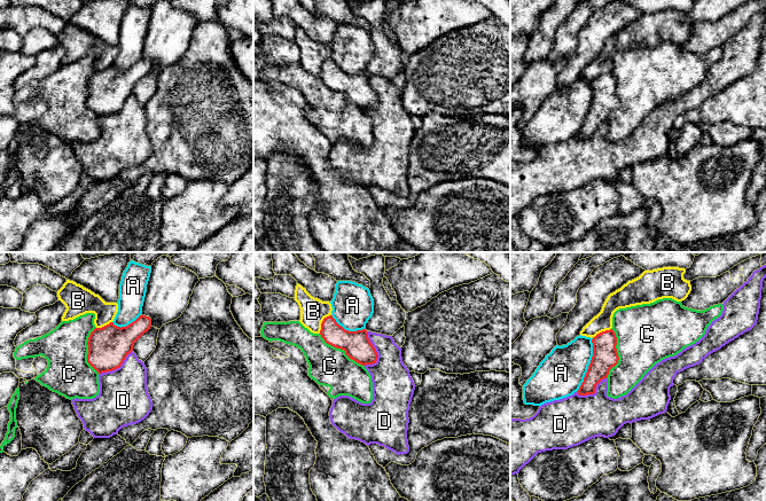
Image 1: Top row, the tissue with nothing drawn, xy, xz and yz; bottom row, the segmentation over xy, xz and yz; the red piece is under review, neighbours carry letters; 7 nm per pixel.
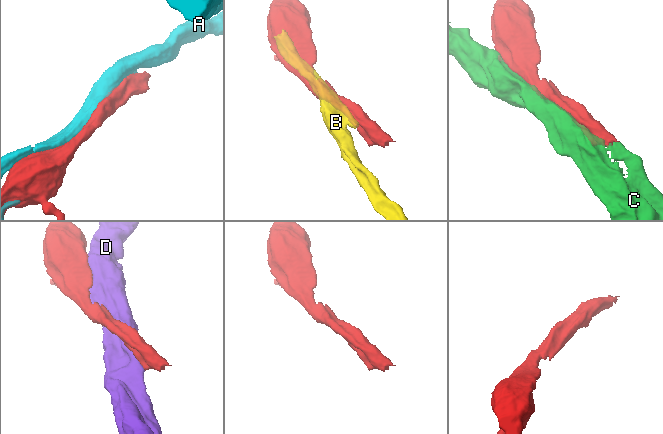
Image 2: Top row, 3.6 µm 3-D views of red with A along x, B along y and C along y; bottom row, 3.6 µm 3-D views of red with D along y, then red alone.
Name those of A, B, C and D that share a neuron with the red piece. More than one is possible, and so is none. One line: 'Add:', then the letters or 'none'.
Add: C

